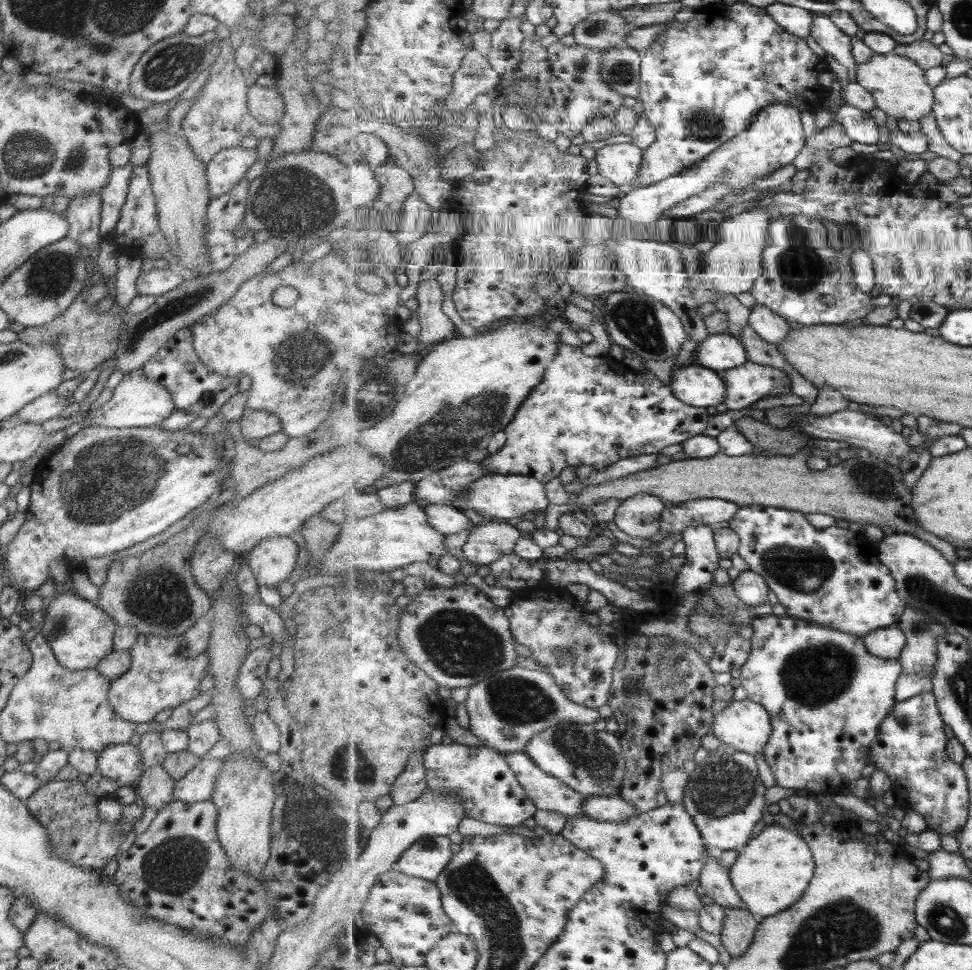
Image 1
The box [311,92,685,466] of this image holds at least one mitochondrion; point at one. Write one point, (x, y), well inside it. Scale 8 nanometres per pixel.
(633, 317)

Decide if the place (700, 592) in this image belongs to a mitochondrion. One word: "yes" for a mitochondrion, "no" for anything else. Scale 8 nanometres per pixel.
no

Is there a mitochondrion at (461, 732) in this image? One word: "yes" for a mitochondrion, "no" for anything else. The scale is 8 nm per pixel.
no

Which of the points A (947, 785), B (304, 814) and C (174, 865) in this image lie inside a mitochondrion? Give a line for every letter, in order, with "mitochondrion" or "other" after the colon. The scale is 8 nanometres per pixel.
A: other
B: mitochondrion
C: mitochondrion

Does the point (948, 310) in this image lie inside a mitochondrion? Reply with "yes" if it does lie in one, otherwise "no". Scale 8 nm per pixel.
no

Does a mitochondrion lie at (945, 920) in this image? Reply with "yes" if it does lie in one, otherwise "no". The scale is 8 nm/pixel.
yes

